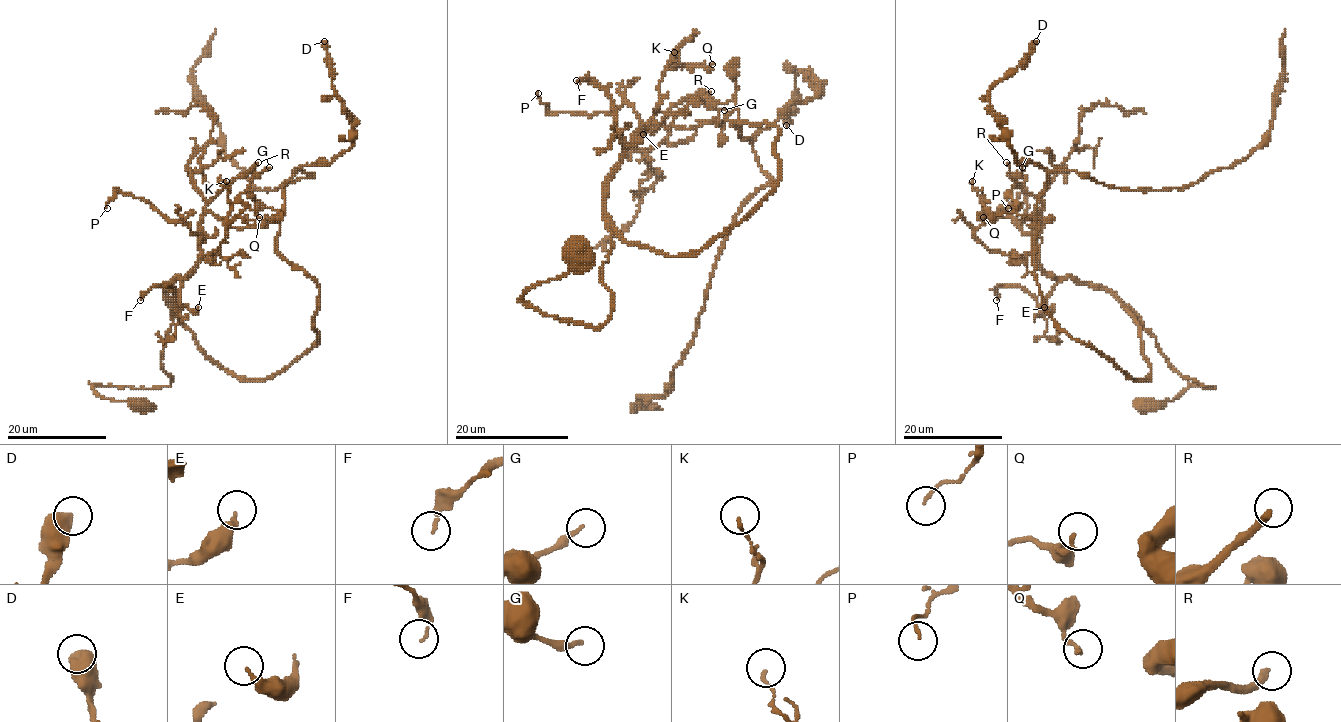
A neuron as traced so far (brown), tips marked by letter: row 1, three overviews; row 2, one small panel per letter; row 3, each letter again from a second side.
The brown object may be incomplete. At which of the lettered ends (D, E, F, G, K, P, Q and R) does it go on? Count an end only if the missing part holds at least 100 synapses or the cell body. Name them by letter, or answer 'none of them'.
none of them

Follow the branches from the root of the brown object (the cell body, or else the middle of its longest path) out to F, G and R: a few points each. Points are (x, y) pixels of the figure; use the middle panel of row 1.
F: (576, 247), (522, 299), (600, 326), (605, 185), (623, 145), (612, 98), (576, 80)
G: (576, 247), (522, 299), (600, 326), (607, 220), (670, 256), (736, 226), (782, 131), (698, 97), (724, 110)
R: (576, 247), (522, 299), (600, 326), (607, 176), (640, 128), (711, 91)

